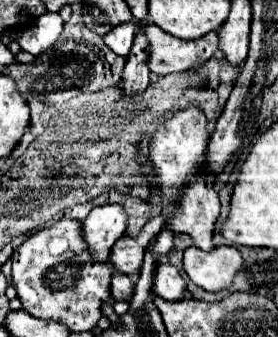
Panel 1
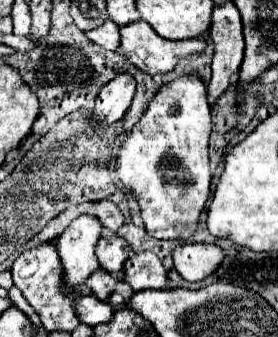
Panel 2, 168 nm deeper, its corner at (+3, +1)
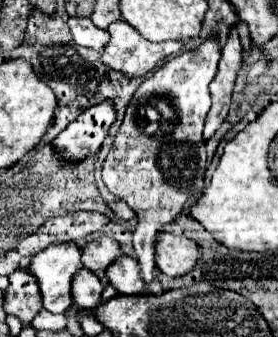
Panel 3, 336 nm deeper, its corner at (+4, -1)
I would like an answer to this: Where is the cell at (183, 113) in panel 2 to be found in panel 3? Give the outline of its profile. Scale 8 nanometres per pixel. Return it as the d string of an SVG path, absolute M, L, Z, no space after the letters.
M209 36L205 42L193 50L183 52L167 60L151 78L143 80L131 98L121 128L115 134L113 148L103 162L103 182L117 198L125 200L137 214L137 230L133 234L133 248L137 252L137 262L141 266L141 276L145 282L145 294L151 294L149 286L155 280L155 236L163 230L169 220L177 218L183 210L183 204L189 196L201 192L205 176L205 140L203 140L203 122L211 108L209 84L217 74L217 64L221 60L219 38Z

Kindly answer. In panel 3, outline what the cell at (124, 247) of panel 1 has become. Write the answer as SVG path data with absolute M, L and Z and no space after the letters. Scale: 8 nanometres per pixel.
M101 236L93 242L87 242L81 248L81 252L83 252L83 268L87 268L95 274L103 274L105 268L123 254L121 246L107 236Z

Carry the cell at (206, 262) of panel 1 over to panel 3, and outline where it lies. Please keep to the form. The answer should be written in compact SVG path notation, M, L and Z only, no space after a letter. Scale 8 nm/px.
M161 232L155 238L155 264L165 276L183 276L199 258L199 246L185 238Z

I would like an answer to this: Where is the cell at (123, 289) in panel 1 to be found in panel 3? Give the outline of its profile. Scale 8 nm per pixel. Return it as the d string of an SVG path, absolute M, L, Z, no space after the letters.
M81 268L79 272L75 272L71 282L73 302L83 310L93 310L101 302L103 288L103 282L93 272Z

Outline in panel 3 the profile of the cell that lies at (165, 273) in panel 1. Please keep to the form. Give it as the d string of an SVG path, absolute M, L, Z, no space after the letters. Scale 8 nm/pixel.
M119 256L119 260L115 260L105 270L105 276L107 276L109 284L121 294L133 296L133 294L143 292L143 280L139 276L139 262L135 258Z

